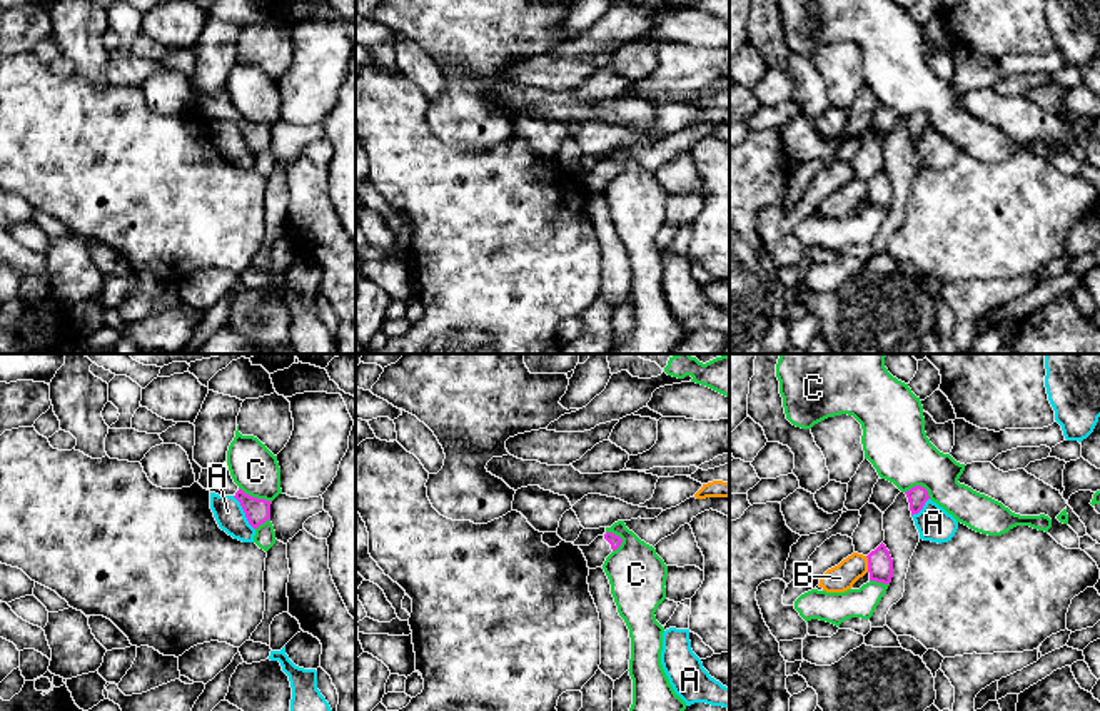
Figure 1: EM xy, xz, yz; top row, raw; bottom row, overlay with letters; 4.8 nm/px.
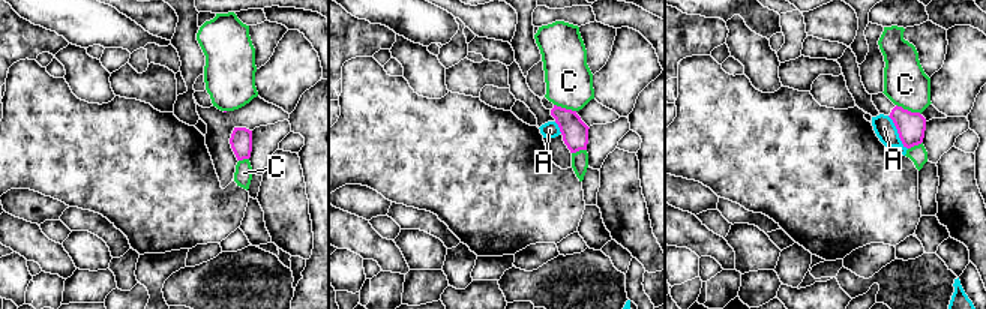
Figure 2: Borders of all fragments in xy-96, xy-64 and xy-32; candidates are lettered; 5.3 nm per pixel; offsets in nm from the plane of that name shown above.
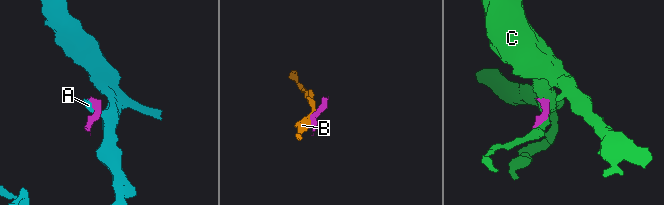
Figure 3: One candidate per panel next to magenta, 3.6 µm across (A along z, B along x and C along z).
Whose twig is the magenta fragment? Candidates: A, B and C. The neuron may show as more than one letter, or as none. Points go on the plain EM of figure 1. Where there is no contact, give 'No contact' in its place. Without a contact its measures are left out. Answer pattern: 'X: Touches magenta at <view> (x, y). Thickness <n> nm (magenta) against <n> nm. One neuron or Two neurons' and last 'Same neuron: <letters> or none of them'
A: Touches magenta at xy (244, 137). Thickness 120 nm (magenta) against 140 nm. Two neurons
B: Touches magenta at yz (868, 191). Thickness 130 nm (magenta) against 130 nm. Two neurons
C: Touches magenta at xy (256, 124). Thickness 120 nm (magenta) against 220 nm. Two neurons
Same neuron: none of them

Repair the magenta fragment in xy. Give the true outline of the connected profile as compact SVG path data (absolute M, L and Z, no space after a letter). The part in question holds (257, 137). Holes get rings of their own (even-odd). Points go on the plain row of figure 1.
M227 88L202 95L199 110L219 122L234 122L249 147L249 150L257 155L260 150L270 145L270 127L257 125L245 120L232 105Z

